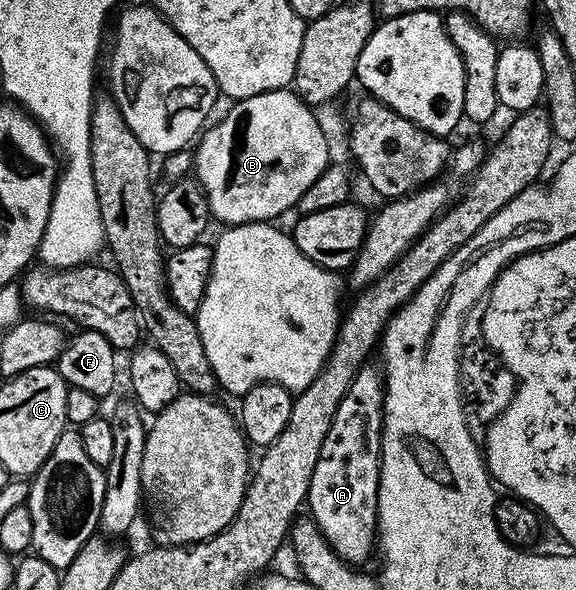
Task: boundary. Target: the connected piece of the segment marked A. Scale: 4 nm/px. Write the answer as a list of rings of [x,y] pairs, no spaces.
[[[373,363],[362,365],[336,409],[320,458],[313,468],[306,507],[335,554],[349,565],[362,565],[376,545],[378,489],[382,462],[384,375]]]

